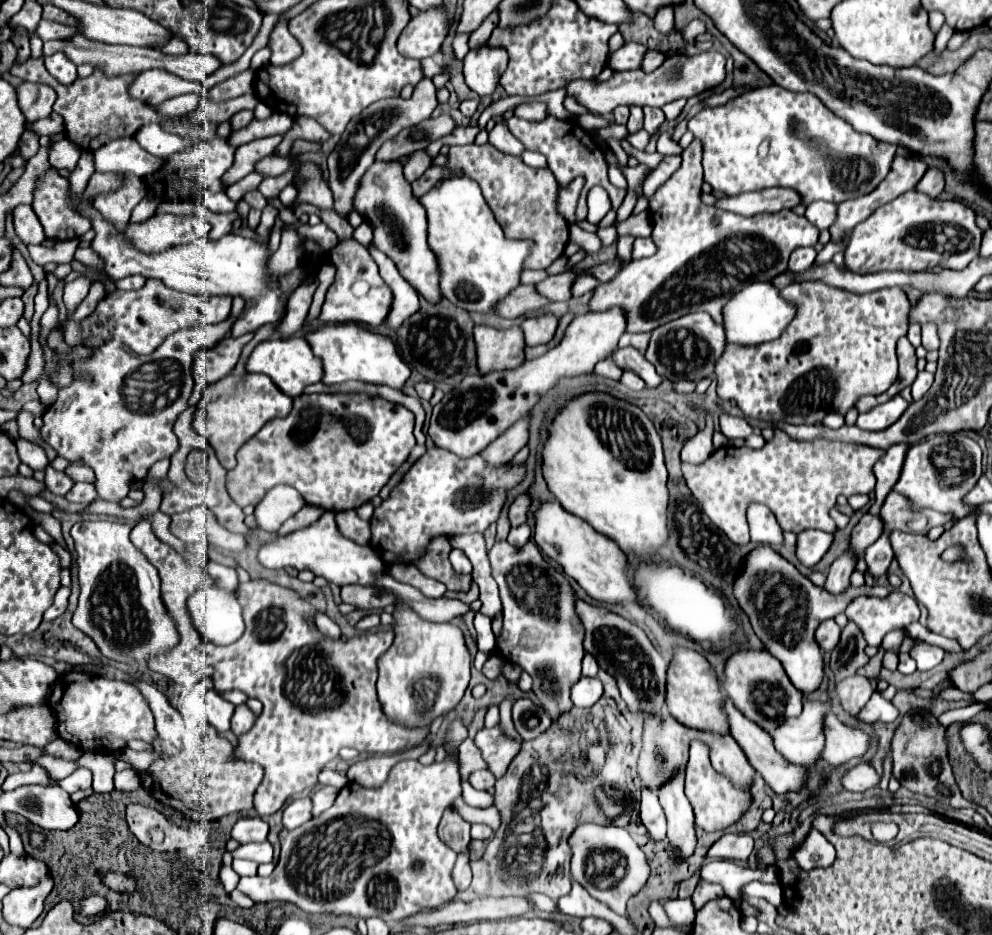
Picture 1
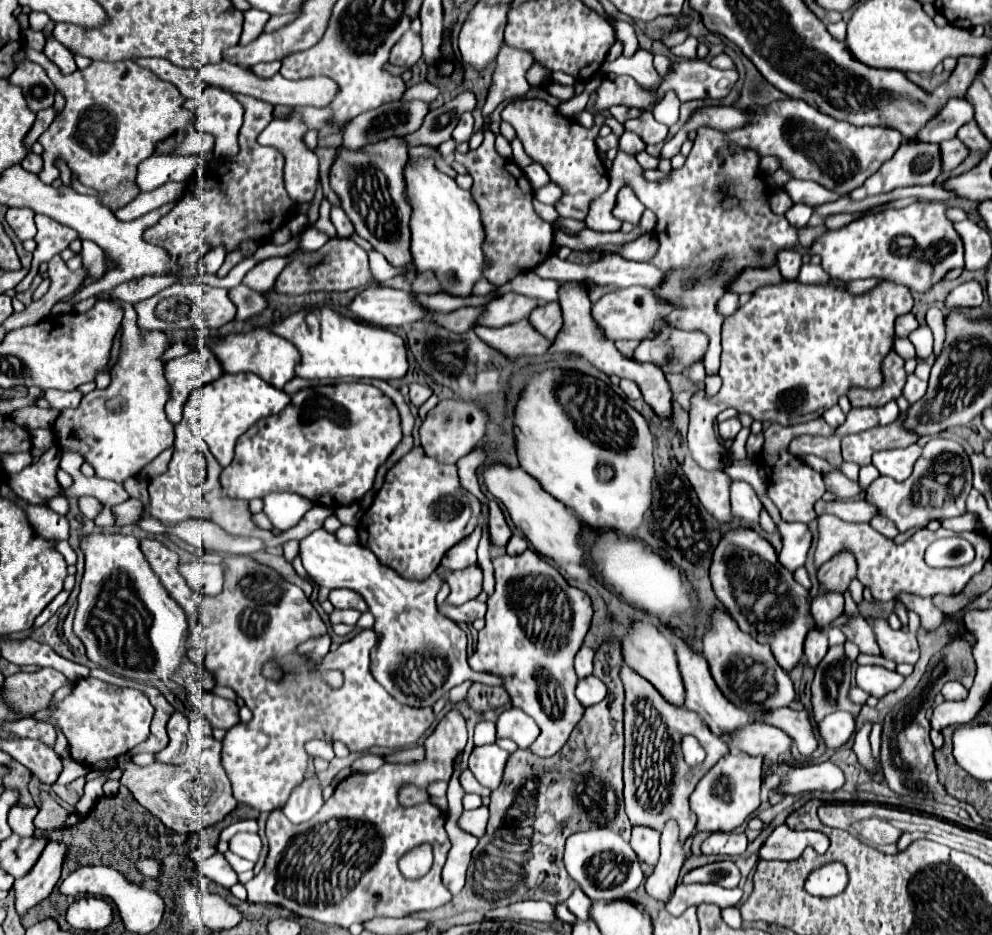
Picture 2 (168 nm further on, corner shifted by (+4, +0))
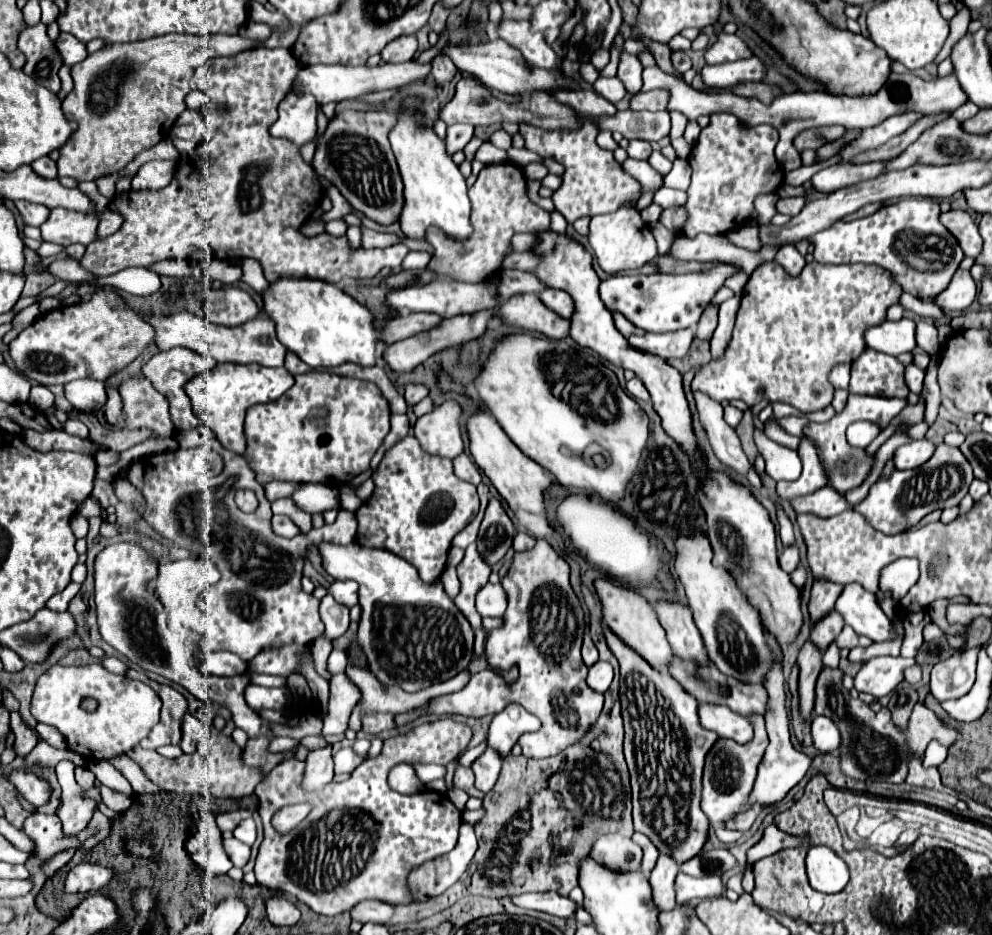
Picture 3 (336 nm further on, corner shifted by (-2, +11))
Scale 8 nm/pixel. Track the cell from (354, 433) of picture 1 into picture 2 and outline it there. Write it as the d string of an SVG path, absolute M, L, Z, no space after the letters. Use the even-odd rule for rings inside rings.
M342 382L334 386L318 384L296 392L284 412L258 420L240 436L232 464L222 472L222 484L232 498L254 500L272 492L296 492L314 504L336 508L362 500L374 484L378 466L384 464L400 440L402 428L398 410L378 388L362 382Z

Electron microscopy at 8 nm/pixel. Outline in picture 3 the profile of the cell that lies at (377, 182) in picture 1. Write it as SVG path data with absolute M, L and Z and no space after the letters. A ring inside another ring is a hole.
M342 111L328 123L314 155L314 169L338 187L356 211L382 227L394 225L404 205L404 185L388 141L388 133L394 125L396 115L388 111Z

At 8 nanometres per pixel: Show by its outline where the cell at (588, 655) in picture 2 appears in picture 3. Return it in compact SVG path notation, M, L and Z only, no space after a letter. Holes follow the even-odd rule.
M584 635L584 645L582 645L582 659L588 667L592 667L598 661L598 651L590 639L590 635Z

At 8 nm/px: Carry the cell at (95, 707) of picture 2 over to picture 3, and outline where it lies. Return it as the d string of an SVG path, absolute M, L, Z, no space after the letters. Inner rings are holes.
M100 663L82 667L50 667L34 687L30 711L36 721L44 721L62 729L68 749L86 759L112 759L134 749L158 723L162 701L152 687L142 681L128 679L106 671ZM82 697L94 697L98 709L86 713L80 709Z

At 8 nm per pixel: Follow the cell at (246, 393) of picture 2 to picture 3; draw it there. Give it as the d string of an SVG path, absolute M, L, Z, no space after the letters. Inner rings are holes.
M222 363L216 365L214 369L194 377L194 381L186 383L186 393L192 401L194 415L210 427L222 447L234 453L244 453L246 449L246 439L244 439L244 417L248 407L256 403L266 403L282 397L290 387L294 385L294 377L284 369L270 369L262 367L258 363L248 363L248 365L238 365L238 363Z

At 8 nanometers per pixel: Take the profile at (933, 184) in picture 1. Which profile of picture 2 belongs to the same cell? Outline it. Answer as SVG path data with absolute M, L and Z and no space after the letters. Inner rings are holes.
M952 138L952 140L946 140L940 144L942 146L942 164L944 164L944 174L942 176L948 176L966 156L968 156L968 146L964 142L960 142L958 138Z

